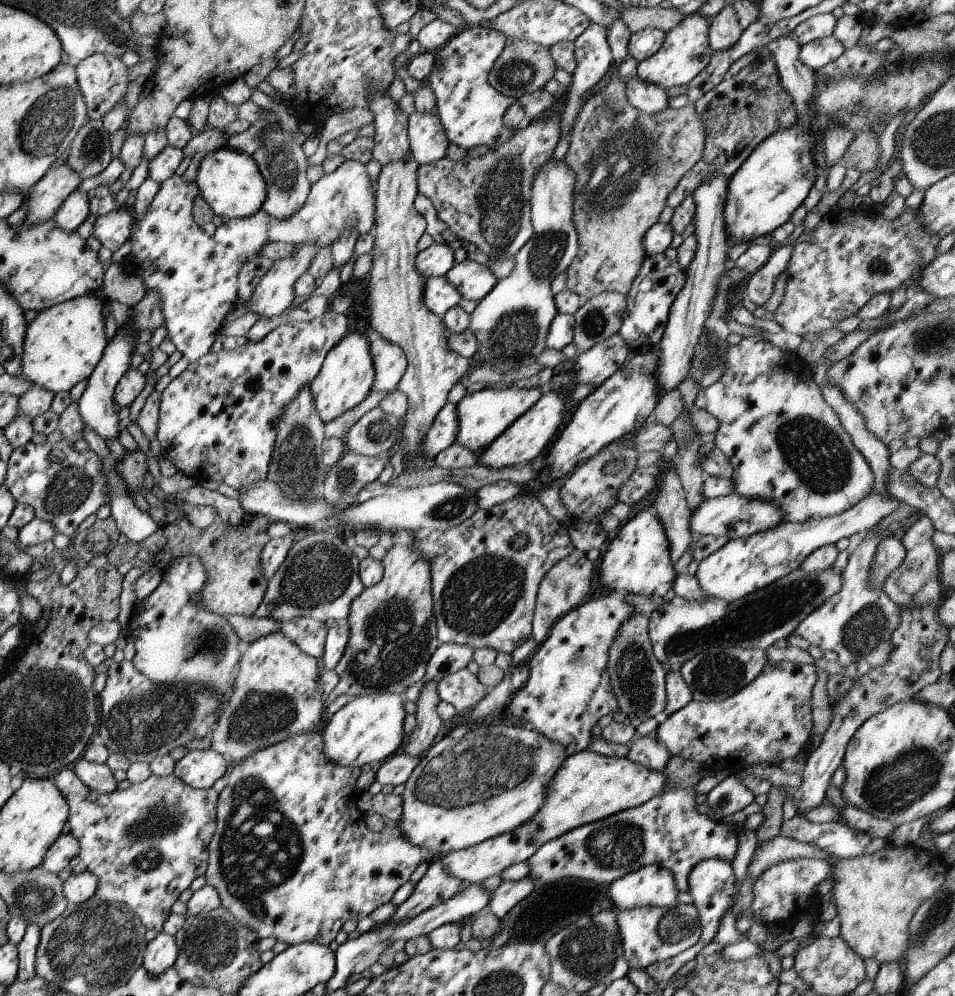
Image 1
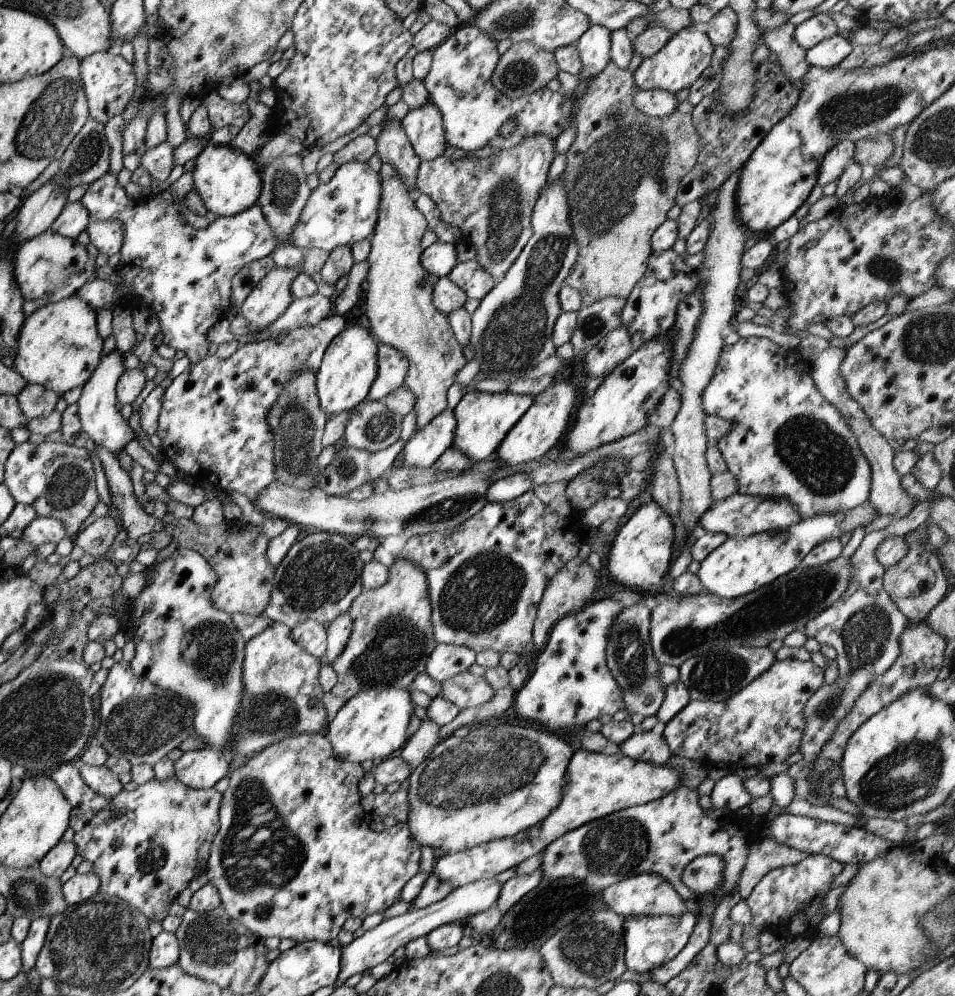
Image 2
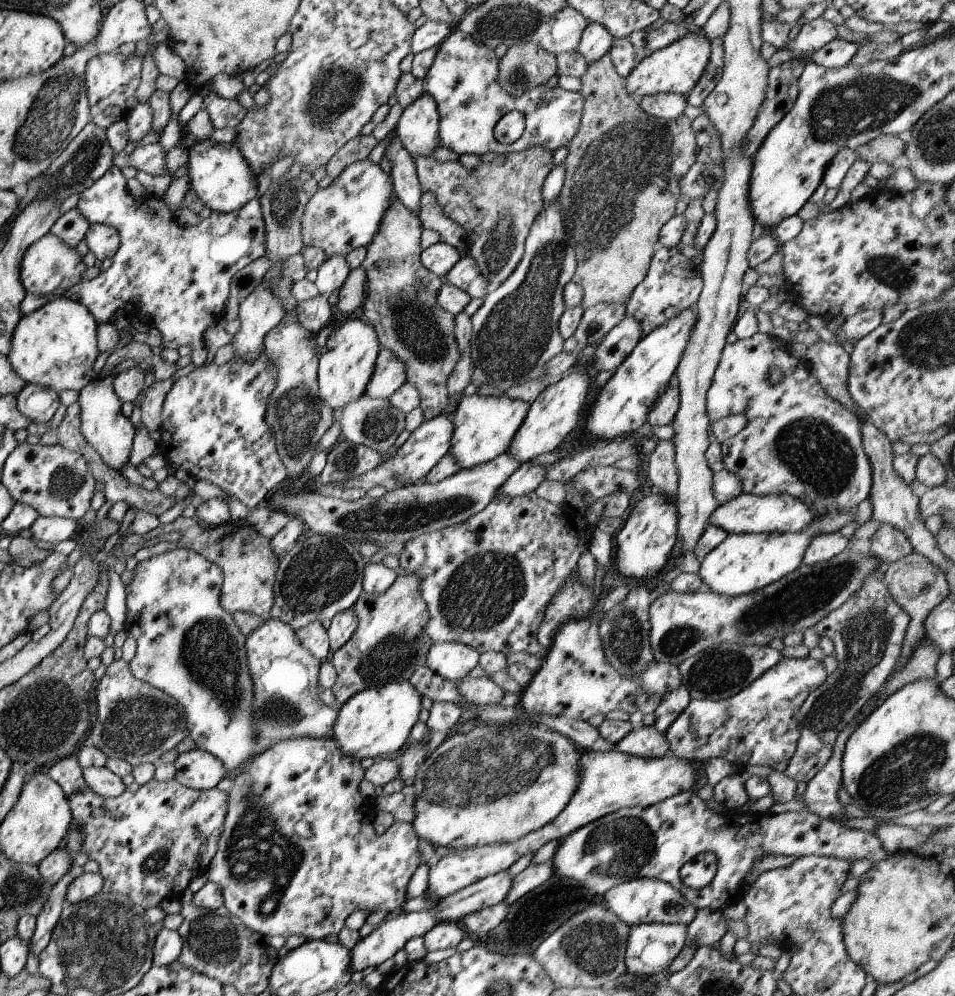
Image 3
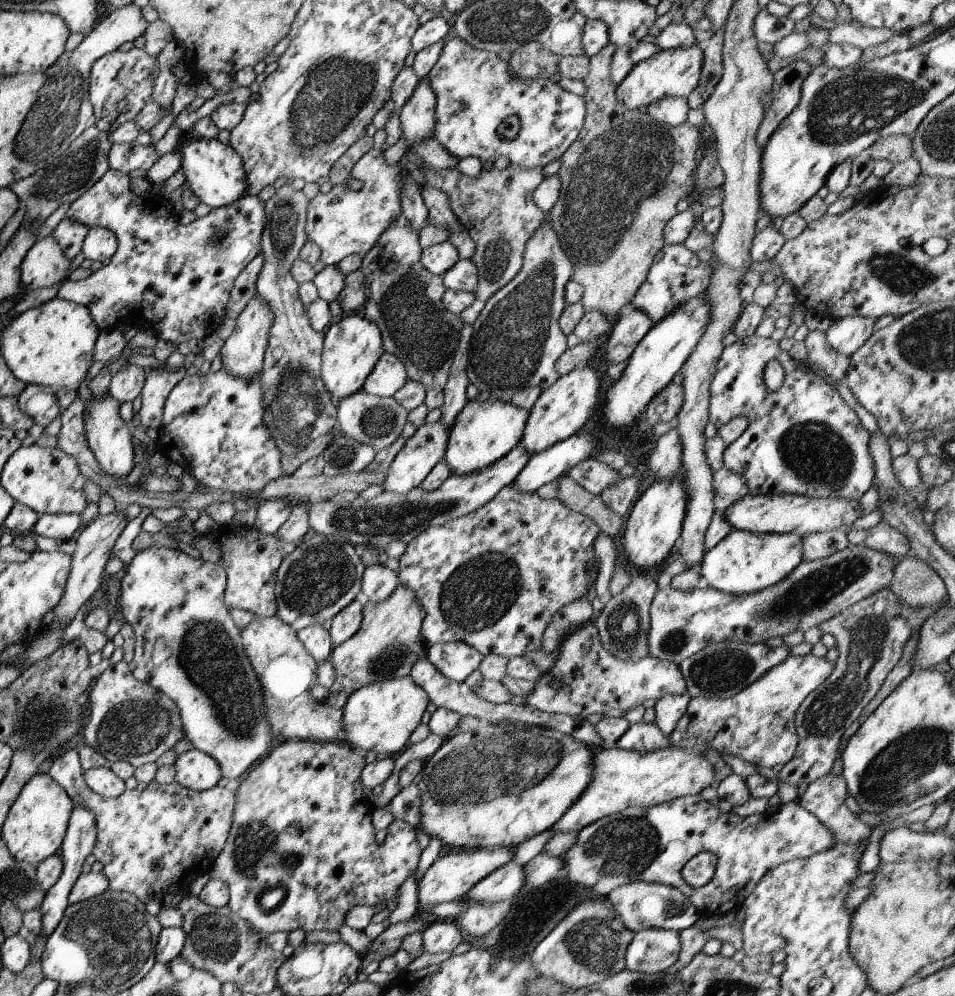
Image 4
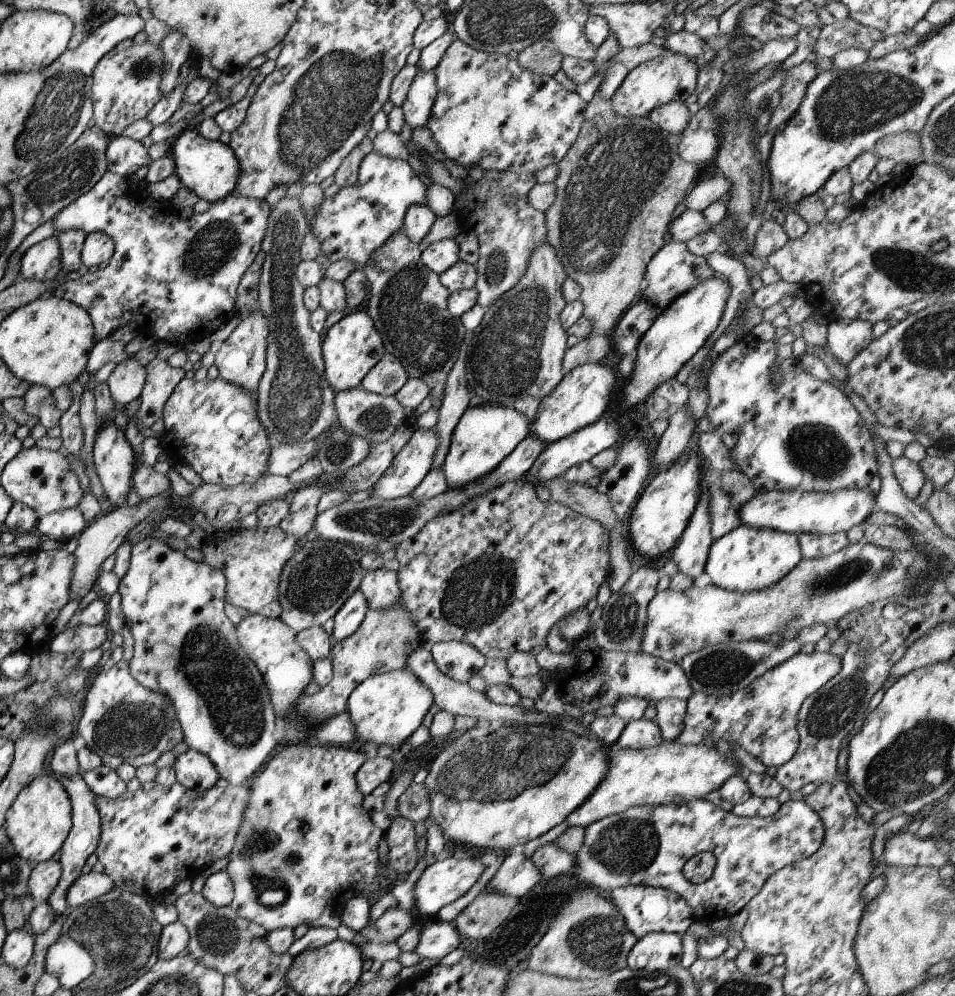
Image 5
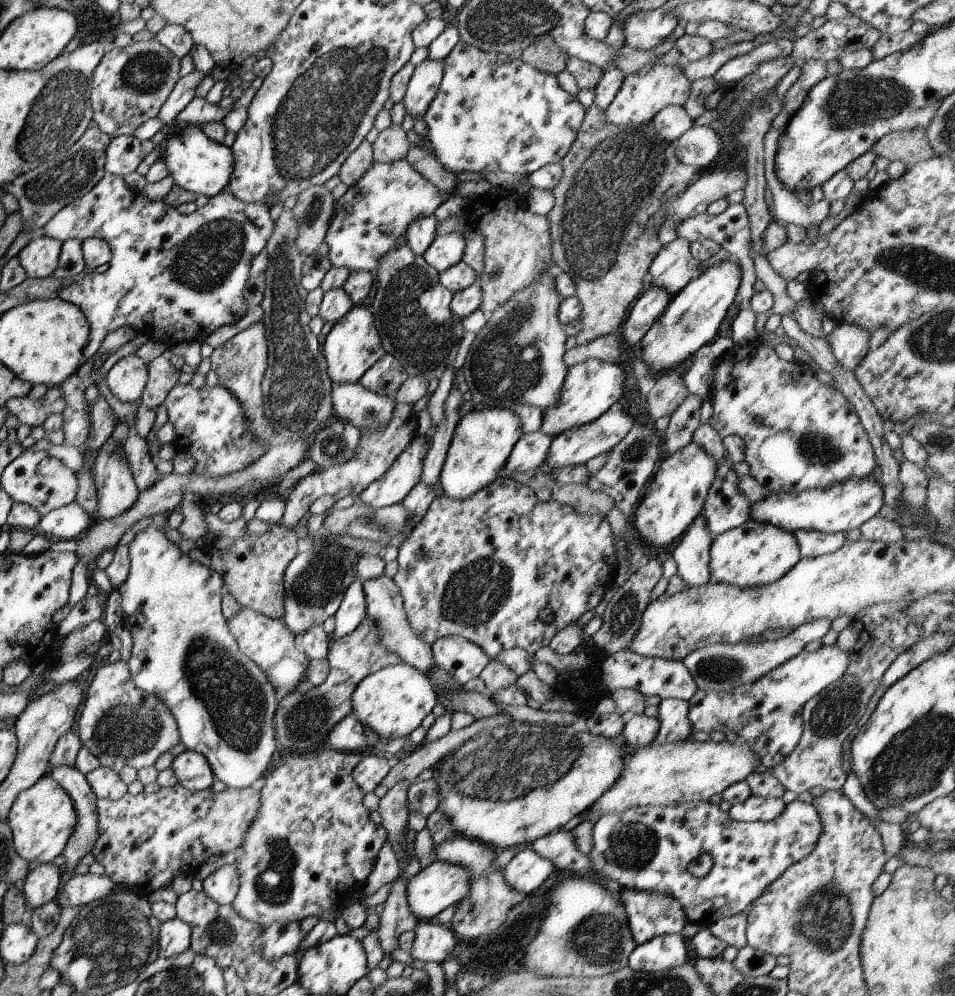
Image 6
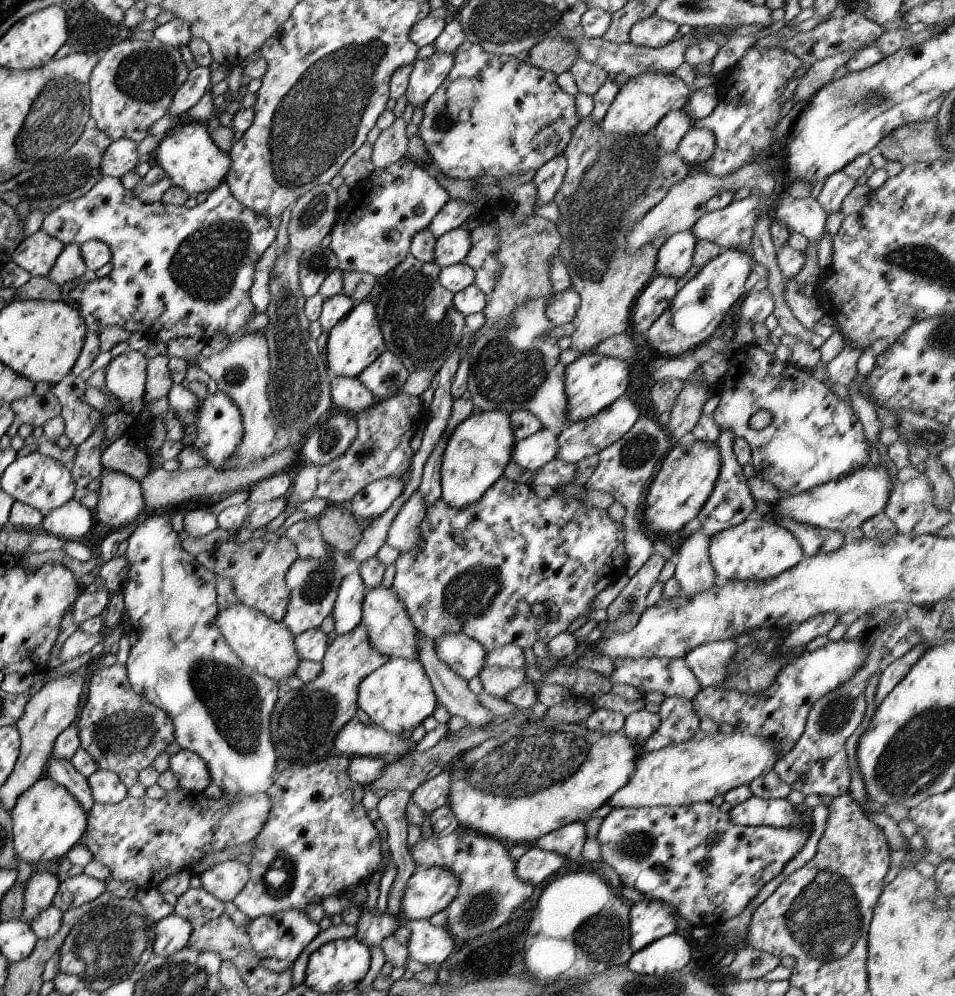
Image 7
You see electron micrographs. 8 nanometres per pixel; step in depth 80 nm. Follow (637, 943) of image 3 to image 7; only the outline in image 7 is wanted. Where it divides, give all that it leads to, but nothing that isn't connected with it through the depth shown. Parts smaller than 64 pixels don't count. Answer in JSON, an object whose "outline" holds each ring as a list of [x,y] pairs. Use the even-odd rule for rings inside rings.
{"outline":[[[673,932],[632,953],[626,968],[640,975],[661,975],[690,966],[691,948],[684,934]]]}

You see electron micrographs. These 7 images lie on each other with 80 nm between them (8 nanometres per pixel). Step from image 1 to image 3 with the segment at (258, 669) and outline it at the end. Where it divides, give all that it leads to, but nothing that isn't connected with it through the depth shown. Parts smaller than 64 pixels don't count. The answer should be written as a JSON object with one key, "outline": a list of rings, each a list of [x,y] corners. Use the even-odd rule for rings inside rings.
{"outline":[[[265,619],[257,628],[253,628],[243,642],[247,670],[253,682],[253,712],[251,712],[251,724],[255,728],[255,740],[260,751],[265,751],[277,742],[293,738],[329,738],[333,732],[333,724],[337,720],[337,709],[325,706],[323,702],[313,695],[313,687],[318,683],[317,661],[295,637],[287,624],[274,619]]]}

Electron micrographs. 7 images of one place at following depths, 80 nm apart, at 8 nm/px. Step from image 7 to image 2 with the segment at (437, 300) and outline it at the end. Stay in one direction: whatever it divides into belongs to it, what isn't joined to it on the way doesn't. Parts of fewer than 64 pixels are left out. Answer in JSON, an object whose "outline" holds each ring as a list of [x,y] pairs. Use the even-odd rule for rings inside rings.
{"outline":[[[382,163],[378,175],[381,190],[378,217],[366,258],[365,316],[369,332],[377,335],[379,343],[396,348],[408,362],[402,386],[414,398],[415,432],[446,408],[447,388],[467,360],[452,336],[447,315],[431,304],[431,289],[438,277],[425,272],[419,260],[419,240],[426,230],[425,217],[415,208],[414,197],[410,196],[394,166]]]}

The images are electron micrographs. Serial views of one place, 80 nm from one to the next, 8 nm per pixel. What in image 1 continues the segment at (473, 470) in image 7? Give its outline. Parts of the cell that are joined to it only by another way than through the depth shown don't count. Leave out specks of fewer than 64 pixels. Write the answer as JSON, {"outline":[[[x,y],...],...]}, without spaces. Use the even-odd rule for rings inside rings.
{"outline":[[[504,387],[503,390],[479,390],[467,393],[455,406],[458,429],[456,441],[471,453],[479,454],[497,438],[516,418],[533,406],[543,394],[539,387]]]}

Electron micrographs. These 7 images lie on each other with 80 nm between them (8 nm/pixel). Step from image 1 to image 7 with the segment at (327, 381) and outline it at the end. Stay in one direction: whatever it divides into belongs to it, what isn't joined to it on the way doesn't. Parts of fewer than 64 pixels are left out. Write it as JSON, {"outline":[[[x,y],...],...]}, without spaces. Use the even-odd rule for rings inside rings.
{"outline":[[[358,302],[337,324],[333,325],[333,328],[330,328],[323,348],[323,356],[331,376],[353,378],[385,350],[374,304]]]}

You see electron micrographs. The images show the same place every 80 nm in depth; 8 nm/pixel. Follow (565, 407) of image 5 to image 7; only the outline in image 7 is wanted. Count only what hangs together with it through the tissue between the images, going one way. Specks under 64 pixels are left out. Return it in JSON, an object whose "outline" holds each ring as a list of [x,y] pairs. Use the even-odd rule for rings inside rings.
{"outline":[[[585,352],[564,367],[564,391],[567,399],[566,420],[574,423],[587,420],[607,408],[627,391],[628,361],[614,359],[599,353]]]}

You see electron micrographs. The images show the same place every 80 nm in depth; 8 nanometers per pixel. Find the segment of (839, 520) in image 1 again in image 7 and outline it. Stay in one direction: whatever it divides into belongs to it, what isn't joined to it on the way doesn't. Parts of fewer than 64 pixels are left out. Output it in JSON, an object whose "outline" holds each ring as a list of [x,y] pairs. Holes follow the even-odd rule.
{"outline":[[[749,516],[737,526],[719,531],[708,540],[708,557],[717,581],[766,581],[795,566],[803,556],[792,533],[761,516]]]}

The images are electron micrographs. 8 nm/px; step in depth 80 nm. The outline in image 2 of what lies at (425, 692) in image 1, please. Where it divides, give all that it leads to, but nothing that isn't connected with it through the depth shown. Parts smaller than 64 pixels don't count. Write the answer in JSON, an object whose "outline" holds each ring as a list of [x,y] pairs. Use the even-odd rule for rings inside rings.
{"outline":[[[429,717],[420,720],[419,727],[400,748],[399,756],[413,770],[426,756],[427,753],[438,743],[439,727]]]}

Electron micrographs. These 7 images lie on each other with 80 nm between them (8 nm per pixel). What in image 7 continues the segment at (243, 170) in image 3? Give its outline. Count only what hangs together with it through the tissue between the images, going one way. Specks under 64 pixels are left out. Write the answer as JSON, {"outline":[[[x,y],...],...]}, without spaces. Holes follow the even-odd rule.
{"outline":[[[183,120],[181,126],[169,128],[150,155],[151,162],[159,165],[172,184],[188,192],[189,196],[201,192],[209,194],[224,180],[230,167],[229,155],[215,146],[210,139],[207,126],[199,121]]]}

